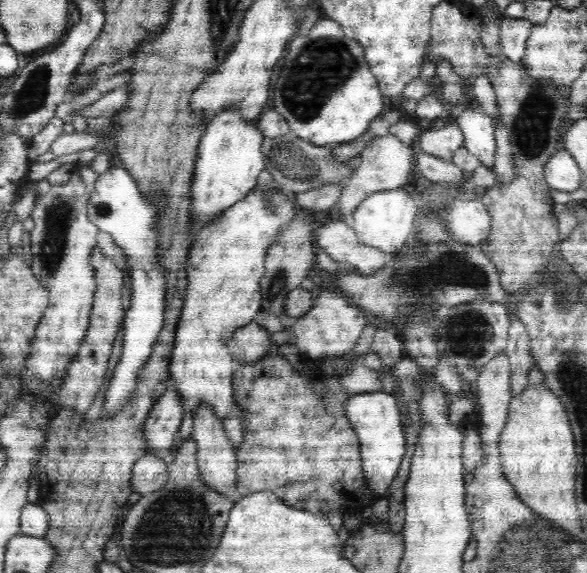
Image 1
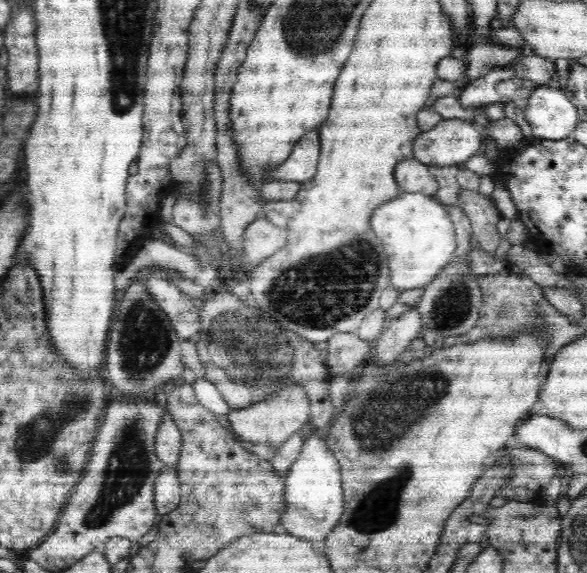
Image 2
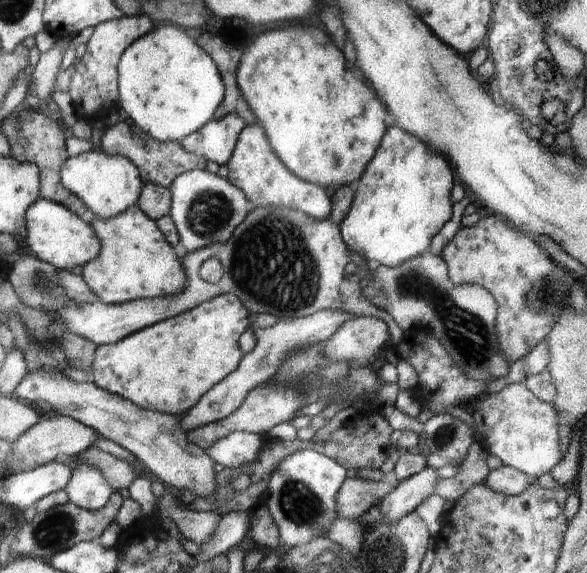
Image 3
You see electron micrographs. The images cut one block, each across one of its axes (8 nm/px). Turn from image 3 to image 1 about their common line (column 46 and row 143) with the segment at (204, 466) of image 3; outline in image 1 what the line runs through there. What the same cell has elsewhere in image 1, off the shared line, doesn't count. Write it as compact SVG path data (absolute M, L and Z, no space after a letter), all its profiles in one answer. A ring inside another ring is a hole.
M384 135L372 140L356 159L352 176L341 190L340 200L338 200L340 219L346 220L352 216L360 203L372 193L404 186L408 182L408 176L416 172L415 152L415 146L403 144L396 136Z

